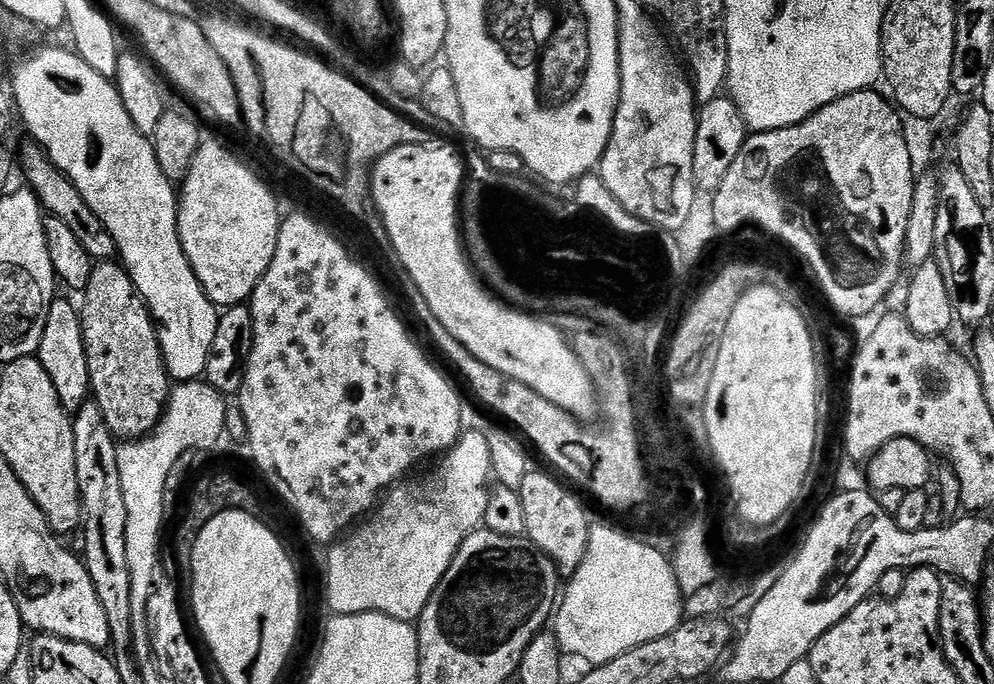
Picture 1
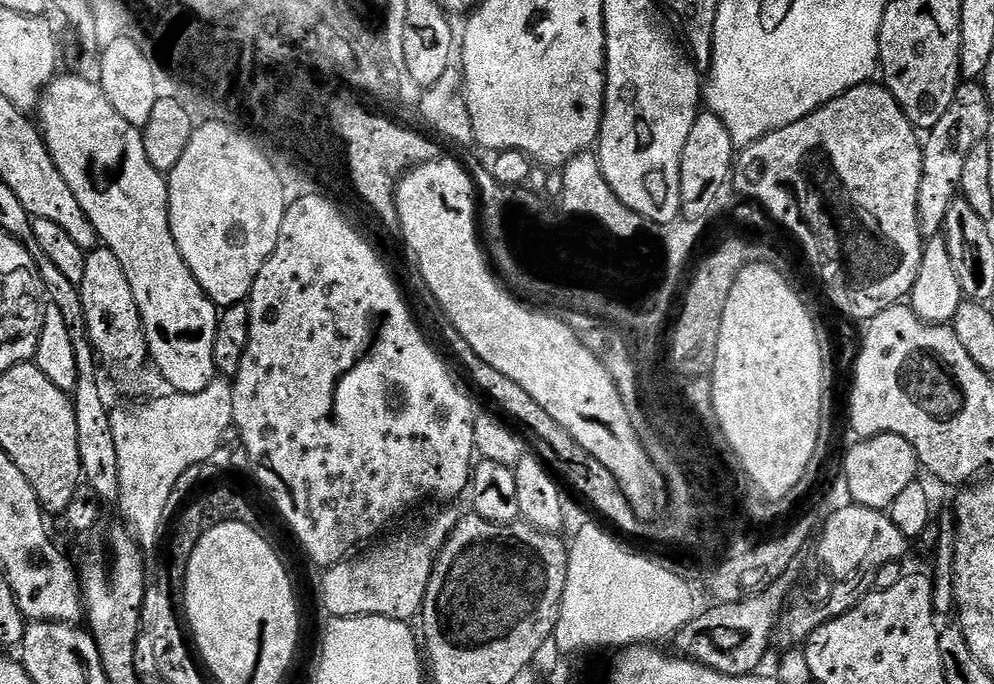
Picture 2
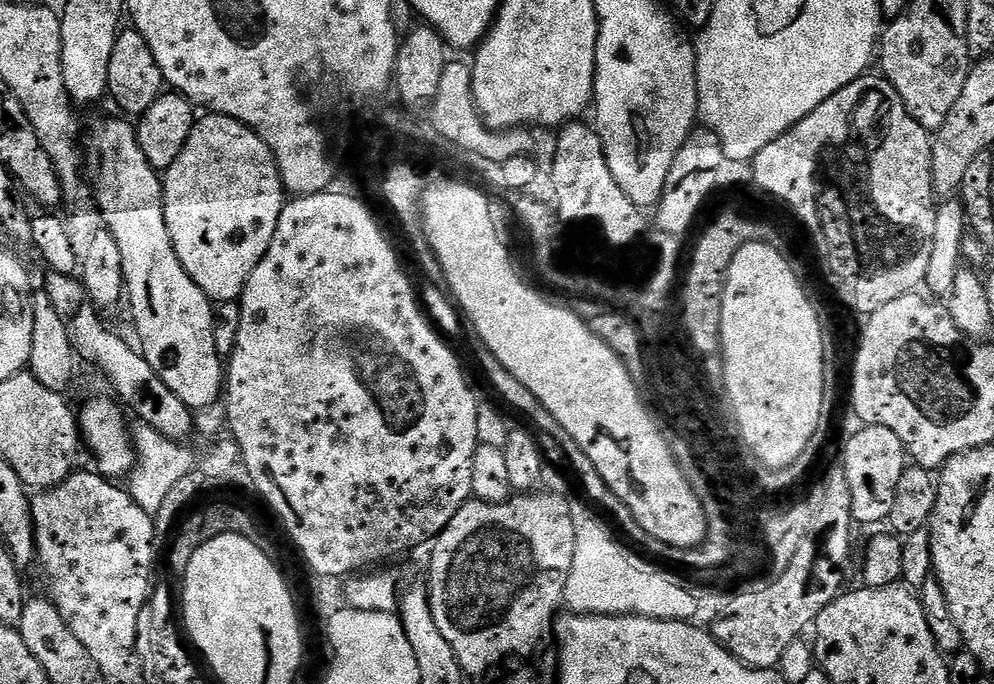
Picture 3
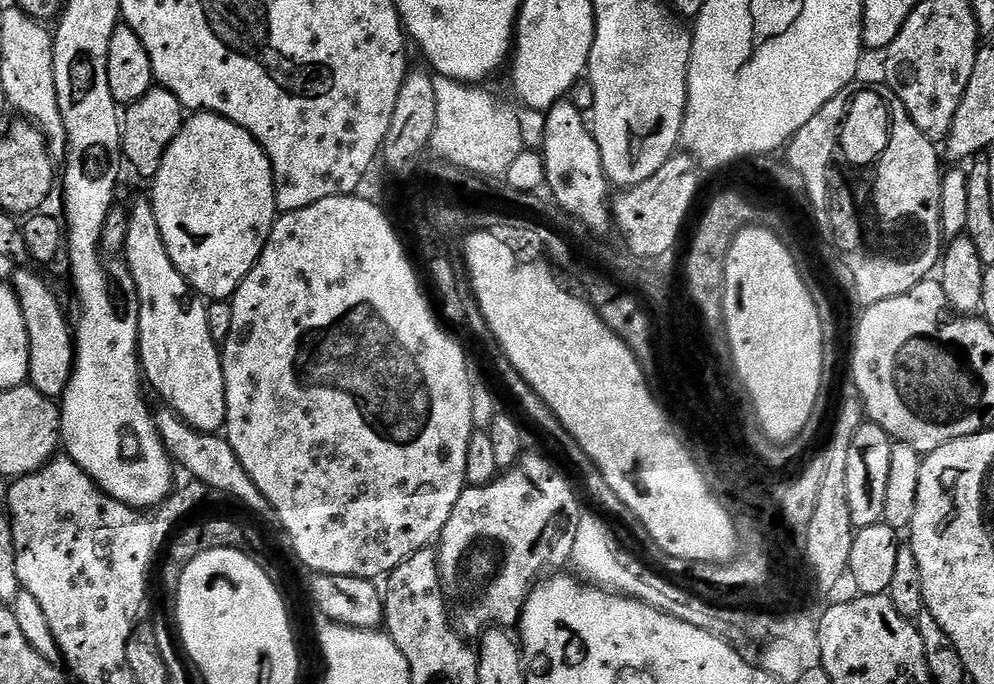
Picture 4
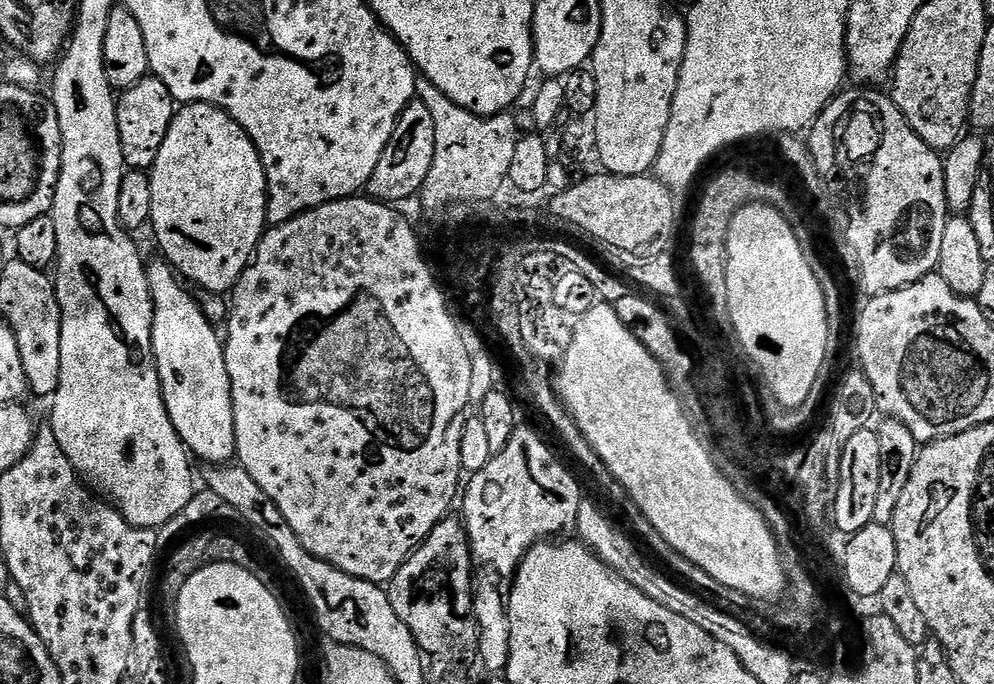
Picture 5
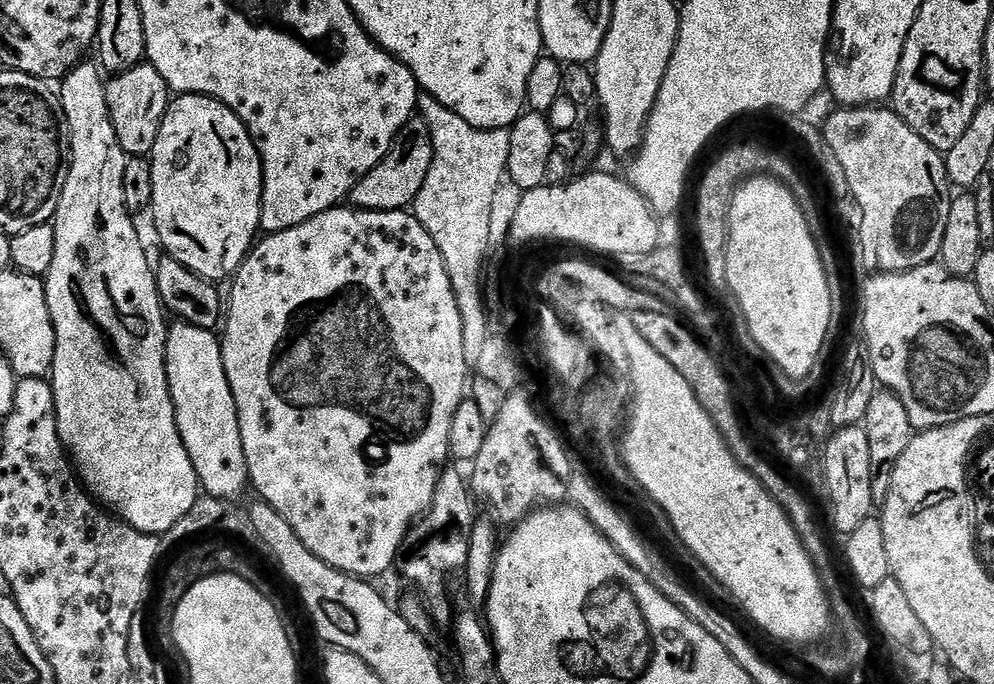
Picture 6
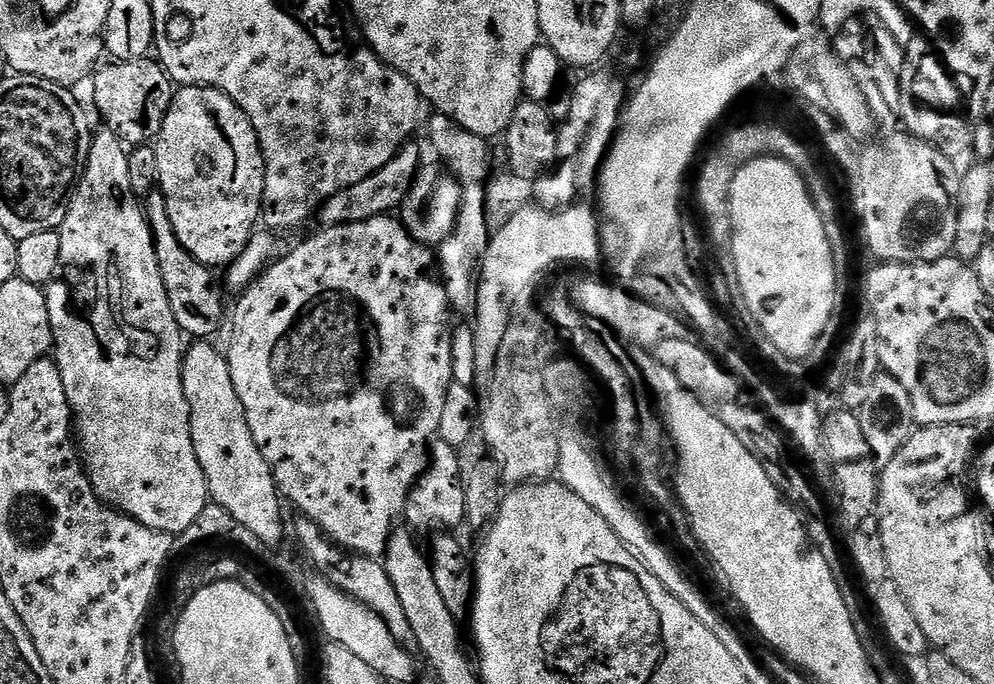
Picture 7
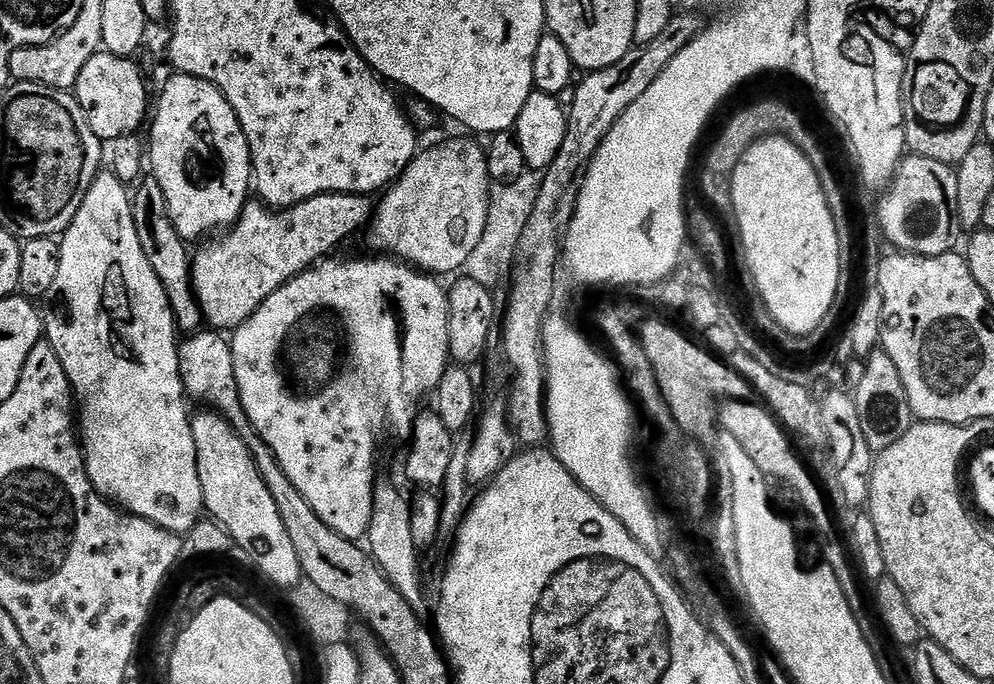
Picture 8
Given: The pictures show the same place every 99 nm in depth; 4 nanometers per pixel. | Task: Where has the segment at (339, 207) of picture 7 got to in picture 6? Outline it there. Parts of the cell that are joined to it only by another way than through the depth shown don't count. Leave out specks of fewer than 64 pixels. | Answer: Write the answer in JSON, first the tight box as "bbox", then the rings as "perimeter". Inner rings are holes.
{"bbox":[350,118,434,212],"perimeter":[[[423,118],[409,120],[408,127],[392,145],[384,161],[374,166],[374,170],[370,170],[370,174],[366,174],[366,178],[354,186],[350,197],[351,207],[362,208],[365,212],[399,212],[407,209],[414,204],[415,196],[426,181],[433,158],[434,146],[428,121]]]}

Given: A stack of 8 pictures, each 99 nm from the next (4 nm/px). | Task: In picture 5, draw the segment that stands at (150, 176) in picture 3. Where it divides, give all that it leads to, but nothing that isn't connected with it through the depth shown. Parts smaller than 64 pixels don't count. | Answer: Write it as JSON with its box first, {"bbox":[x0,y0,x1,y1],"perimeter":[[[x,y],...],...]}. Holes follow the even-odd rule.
{"bbox":[147,258,236,466],"perimeter":[[[157,258],[147,269],[154,306],[152,353],[170,422],[197,461],[205,460],[208,466],[227,465],[236,454],[236,431],[221,333],[219,336],[219,331],[202,314],[199,301],[180,286],[181,277],[171,264]]]}

